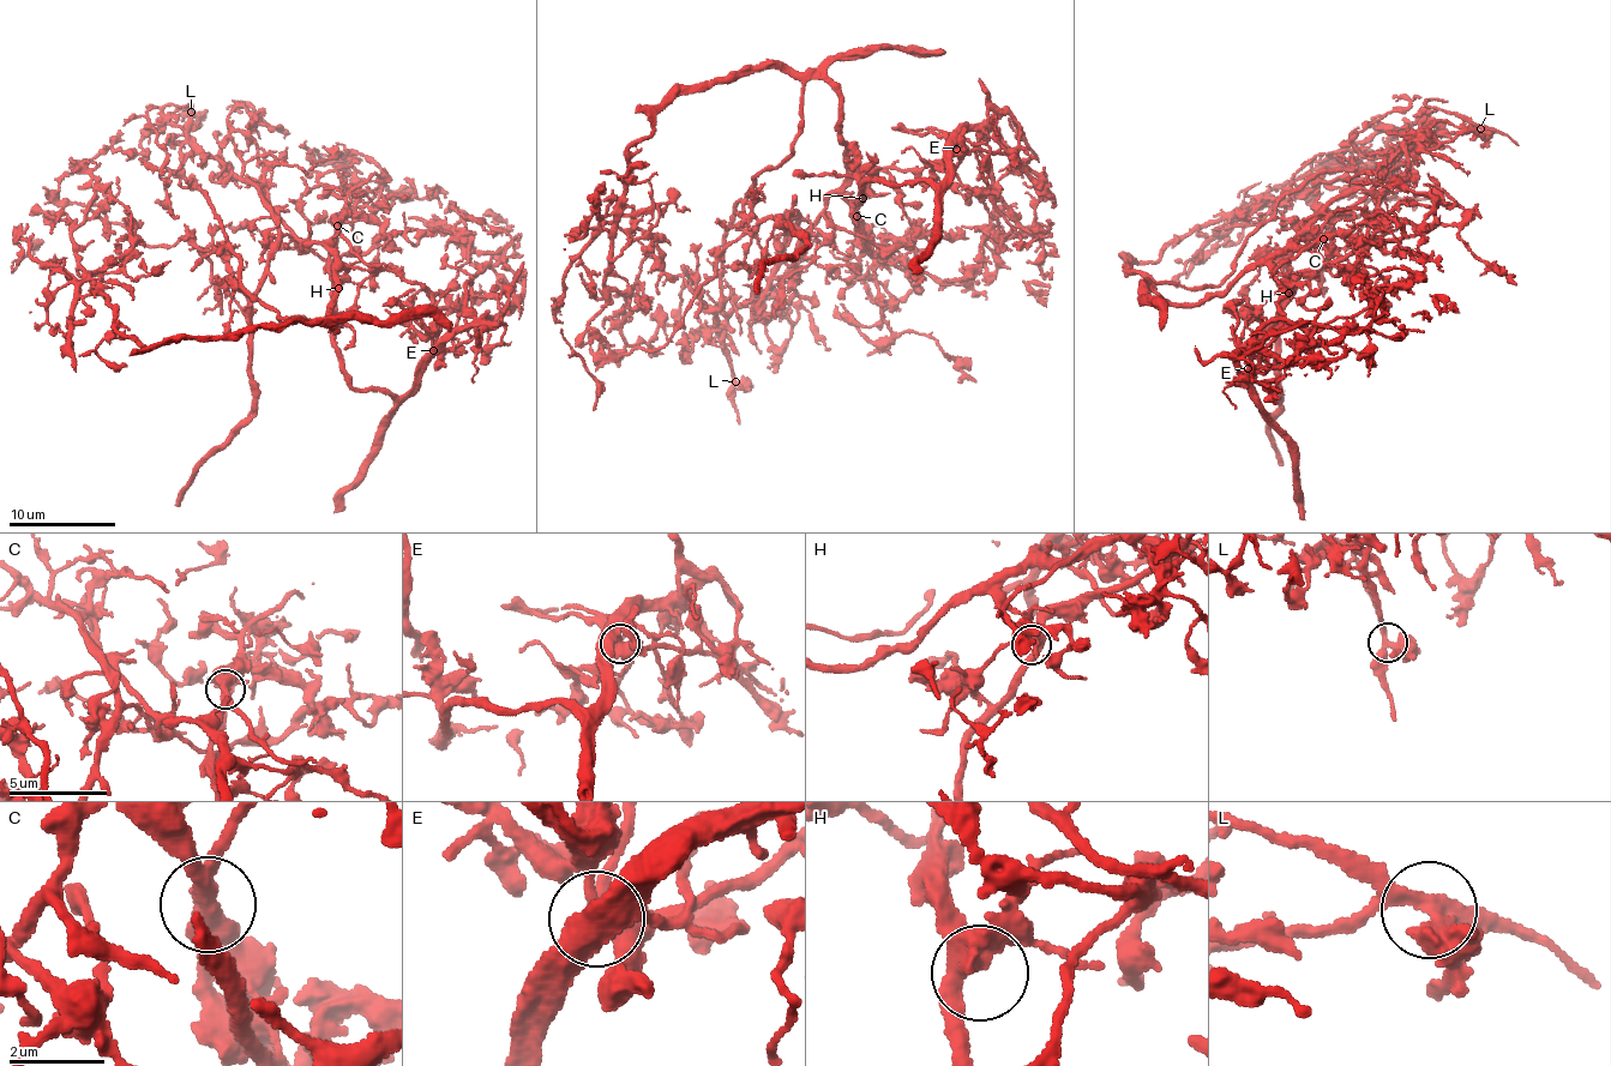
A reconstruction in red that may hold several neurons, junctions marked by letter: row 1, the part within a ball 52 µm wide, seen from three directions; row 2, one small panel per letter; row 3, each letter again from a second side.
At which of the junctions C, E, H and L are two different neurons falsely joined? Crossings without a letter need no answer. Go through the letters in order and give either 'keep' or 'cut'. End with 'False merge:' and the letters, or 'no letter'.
C: cut
E: cut
H: keep
L: keep
False merge: C, E

